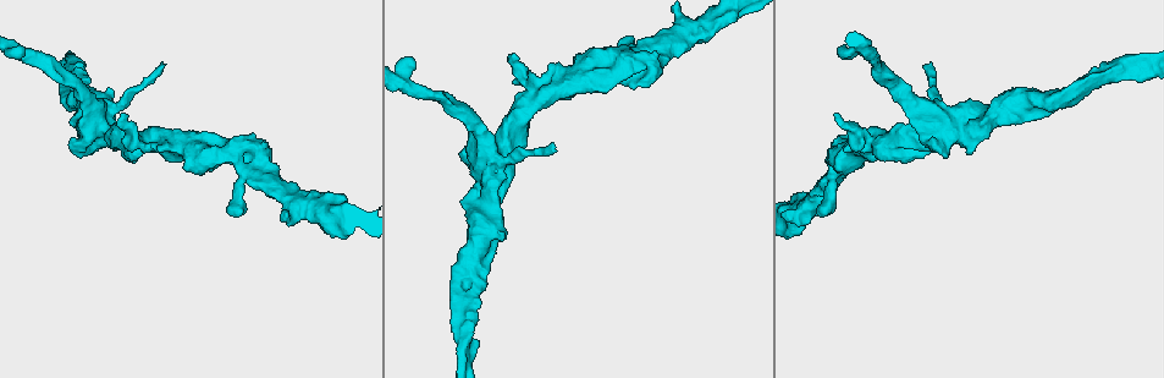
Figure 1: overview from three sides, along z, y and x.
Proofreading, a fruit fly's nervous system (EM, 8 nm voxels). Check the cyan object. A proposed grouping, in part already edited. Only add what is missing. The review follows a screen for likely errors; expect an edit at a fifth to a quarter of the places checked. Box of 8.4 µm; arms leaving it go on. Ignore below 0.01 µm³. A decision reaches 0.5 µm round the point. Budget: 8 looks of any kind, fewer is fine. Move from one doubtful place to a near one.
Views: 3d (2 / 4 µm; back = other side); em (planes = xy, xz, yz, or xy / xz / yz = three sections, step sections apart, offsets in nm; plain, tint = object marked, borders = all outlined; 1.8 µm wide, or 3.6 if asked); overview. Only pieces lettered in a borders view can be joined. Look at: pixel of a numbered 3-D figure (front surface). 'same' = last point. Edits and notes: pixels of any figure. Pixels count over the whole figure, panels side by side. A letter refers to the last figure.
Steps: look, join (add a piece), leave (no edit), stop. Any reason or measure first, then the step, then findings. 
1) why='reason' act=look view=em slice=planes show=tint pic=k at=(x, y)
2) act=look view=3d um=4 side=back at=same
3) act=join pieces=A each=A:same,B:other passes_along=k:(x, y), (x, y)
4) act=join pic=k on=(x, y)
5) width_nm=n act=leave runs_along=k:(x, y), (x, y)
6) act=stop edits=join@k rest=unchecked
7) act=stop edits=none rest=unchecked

why='branch stops here' act=look view=em slice=planes show=borders pic=1 at=(124, 113)

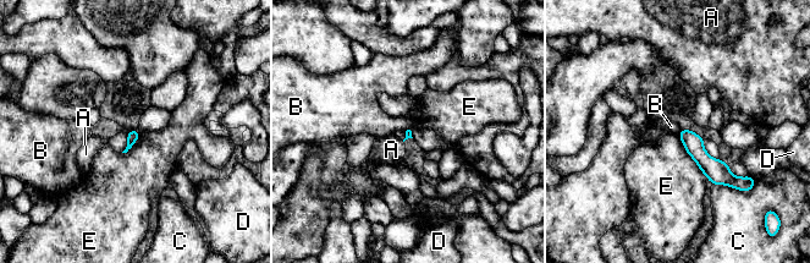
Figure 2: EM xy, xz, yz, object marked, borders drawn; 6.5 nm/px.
act=leave each=A:other,B:other,C:other,D:other,E:other runs_along=2:(683, 133), (721, 175), (736, 179) found='none of them fits'

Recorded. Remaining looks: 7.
why='free end' act=look view=3d um=4 side=back pic=1 at=(842, 45)

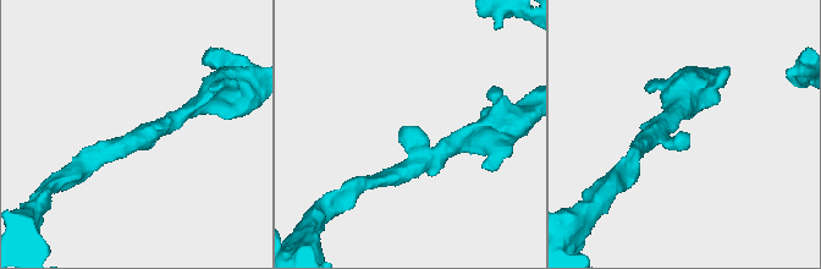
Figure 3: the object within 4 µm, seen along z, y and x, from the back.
act=look view=em slice=xz step=8 show=tint pic=3 at=(684, 133)

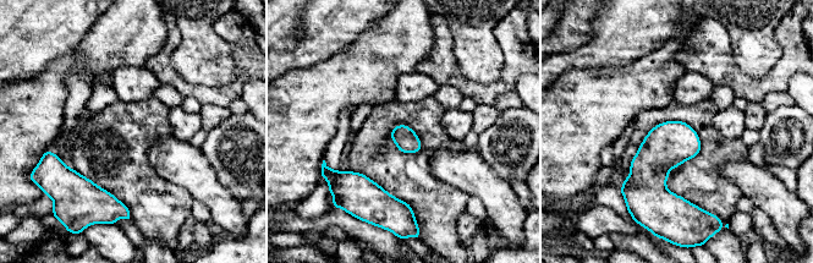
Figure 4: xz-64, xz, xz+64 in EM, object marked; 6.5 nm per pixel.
act=look view=em slice=planes show=borders at=same

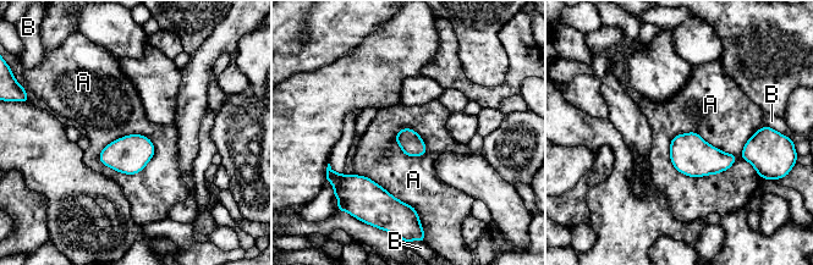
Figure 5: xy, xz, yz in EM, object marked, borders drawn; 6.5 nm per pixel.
width_nm=150 longest_contact=A:460nm act=leave each=A:other,B:other found='none of them fits'

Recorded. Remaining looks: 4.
why='branch stops here' act=look view=em slice=planes show=borders pic=1 at=(817, 213)

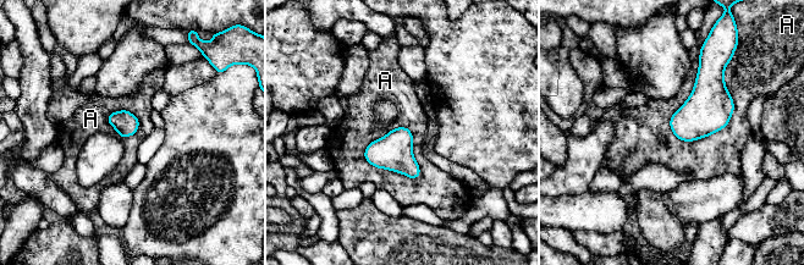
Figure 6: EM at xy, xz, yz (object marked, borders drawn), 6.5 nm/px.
act=leave each=A:other found='no lettered piece goes on from it'

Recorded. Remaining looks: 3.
act=stop edits=none rest=unchecked

